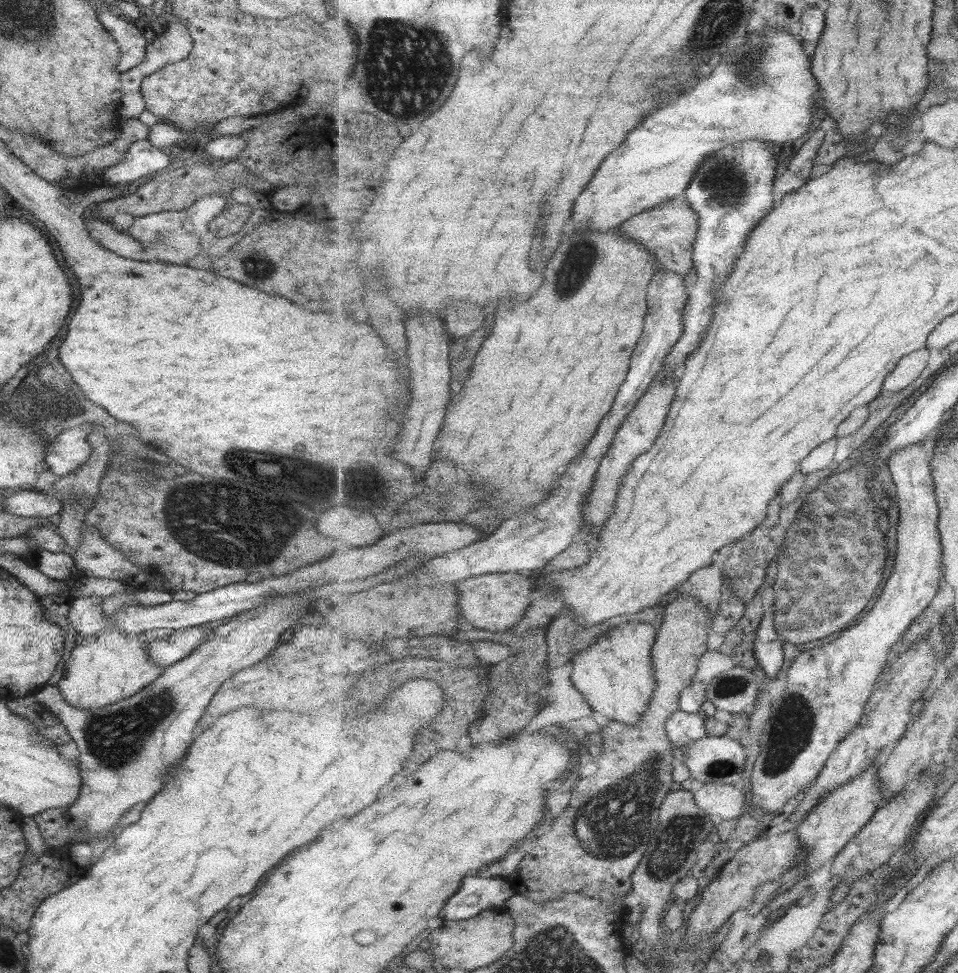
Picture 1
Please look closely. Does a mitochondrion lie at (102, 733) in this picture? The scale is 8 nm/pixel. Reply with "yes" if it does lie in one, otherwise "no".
yes

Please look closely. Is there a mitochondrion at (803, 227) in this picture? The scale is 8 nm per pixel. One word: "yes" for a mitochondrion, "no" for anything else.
no

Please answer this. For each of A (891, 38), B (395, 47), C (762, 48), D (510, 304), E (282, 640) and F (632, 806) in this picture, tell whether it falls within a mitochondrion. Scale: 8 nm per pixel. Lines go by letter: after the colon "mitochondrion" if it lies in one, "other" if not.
A: other
B: mitochondrion
C: mitochondrion
D: other
E: other
F: mitochondrion

